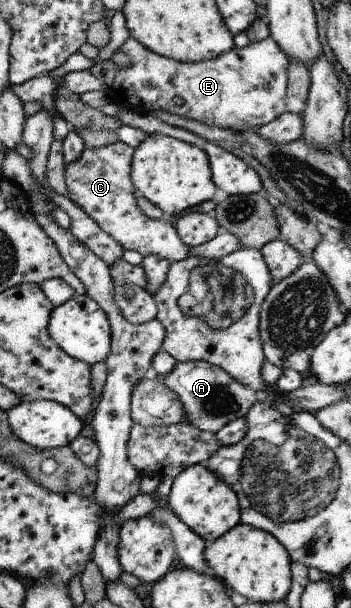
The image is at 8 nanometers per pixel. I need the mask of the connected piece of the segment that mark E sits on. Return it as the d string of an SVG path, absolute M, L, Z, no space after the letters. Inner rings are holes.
M129 37L124 46L136 46L135 63L131 62L128 68L128 92L136 88L134 84L138 82L138 104L142 104L142 111L153 112L165 110L170 114L178 114L182 118L192 118L196 122L218 126L218 128L230 128L233 131L248 131L252 128L268 125L276 120L282 113L288 110L288 82L290 60L285 55L285 51L272 38L251 42L244 48L234 46L228 52L220 54L216 58L198 61L195 63L180 62L151 51L137 39Z

